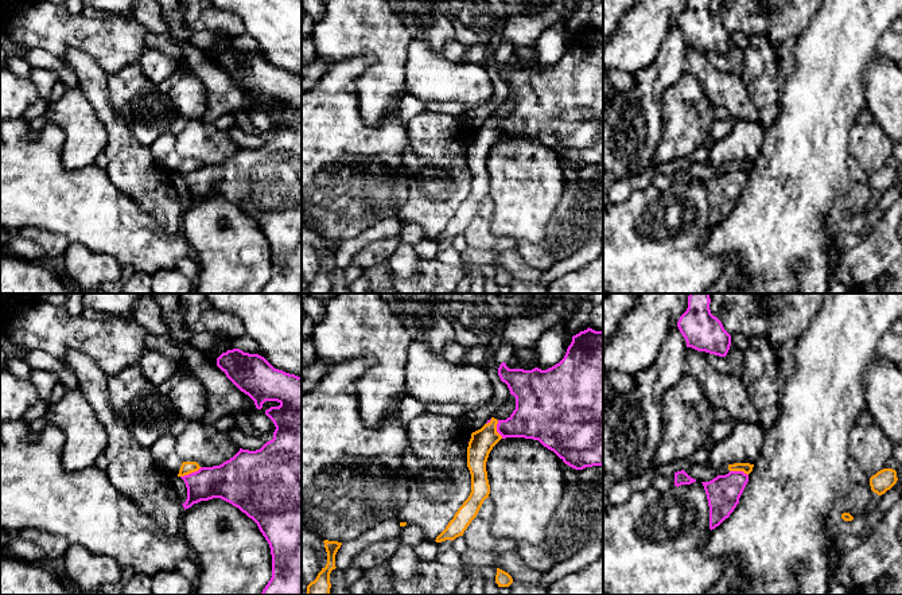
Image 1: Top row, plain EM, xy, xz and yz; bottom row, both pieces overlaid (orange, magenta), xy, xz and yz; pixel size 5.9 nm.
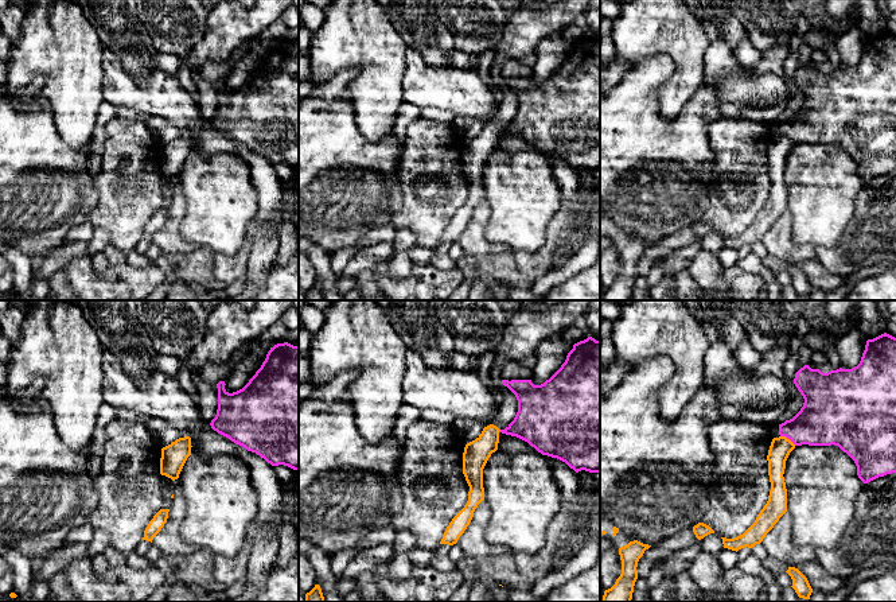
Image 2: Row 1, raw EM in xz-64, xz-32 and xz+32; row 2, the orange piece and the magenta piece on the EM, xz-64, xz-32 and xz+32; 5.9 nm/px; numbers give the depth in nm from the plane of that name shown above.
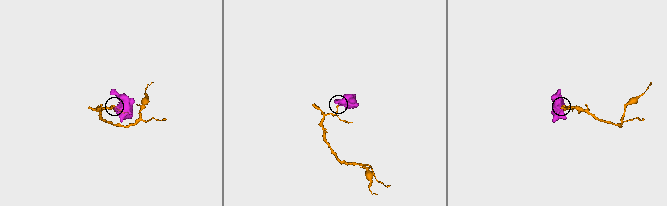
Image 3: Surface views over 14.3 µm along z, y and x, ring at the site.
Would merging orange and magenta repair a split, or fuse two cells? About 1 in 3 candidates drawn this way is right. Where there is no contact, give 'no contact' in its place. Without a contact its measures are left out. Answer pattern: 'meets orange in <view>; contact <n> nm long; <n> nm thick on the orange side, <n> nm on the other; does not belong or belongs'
meets orange in xy; contact 140 nm long; 80 nm thick on the orange side, 240 nm on the other; does not belong

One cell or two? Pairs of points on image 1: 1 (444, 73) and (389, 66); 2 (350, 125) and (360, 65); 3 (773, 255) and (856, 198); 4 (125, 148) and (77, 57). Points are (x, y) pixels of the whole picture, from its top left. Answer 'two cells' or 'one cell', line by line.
1: two cells
2: one cell
3: two cells
4: one cell

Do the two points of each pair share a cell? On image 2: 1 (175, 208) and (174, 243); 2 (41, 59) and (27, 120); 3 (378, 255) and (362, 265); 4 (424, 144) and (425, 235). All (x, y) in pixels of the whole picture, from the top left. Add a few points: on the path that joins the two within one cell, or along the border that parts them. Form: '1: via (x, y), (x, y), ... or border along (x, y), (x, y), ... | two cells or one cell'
1: via (175, 216), (174, 235) | one cell
2: border along (45, 77), (35, 76), (14, 94) | two cells
3: via (374, 255), (366, 261) | one cell
4: via (420, 167), (409, 183), (425, 199), (425, 212) | one cell

